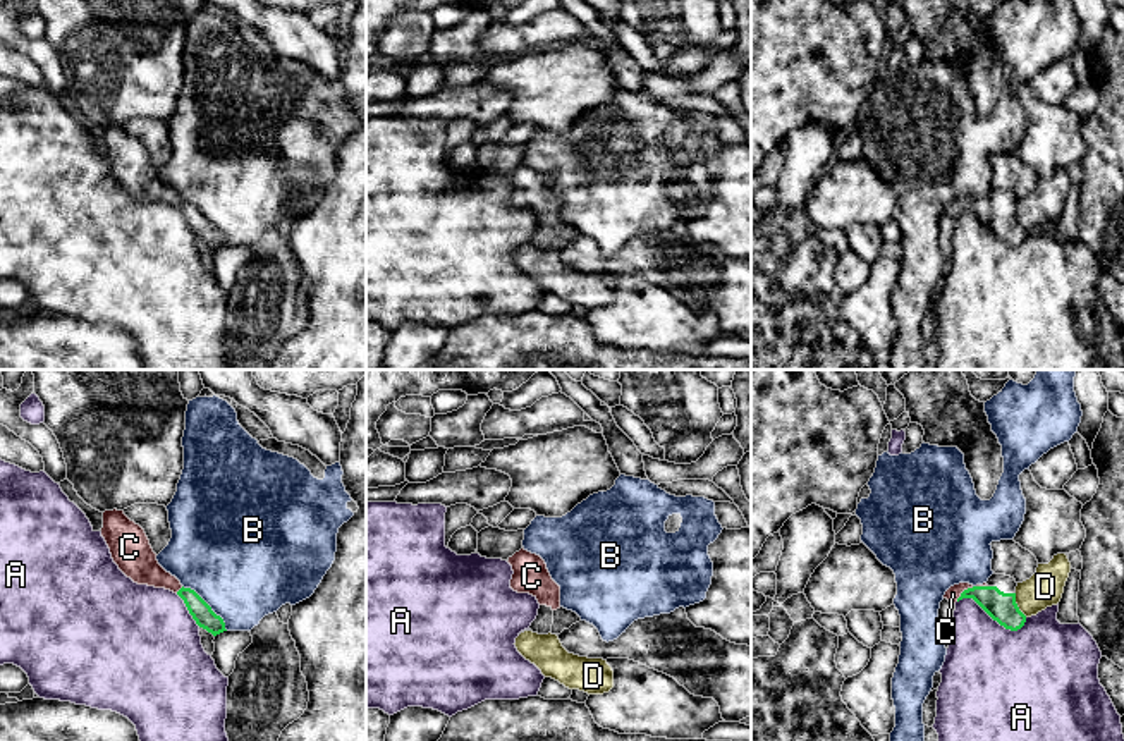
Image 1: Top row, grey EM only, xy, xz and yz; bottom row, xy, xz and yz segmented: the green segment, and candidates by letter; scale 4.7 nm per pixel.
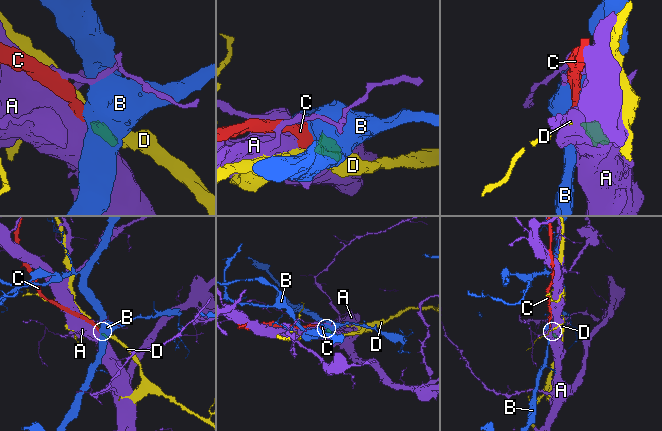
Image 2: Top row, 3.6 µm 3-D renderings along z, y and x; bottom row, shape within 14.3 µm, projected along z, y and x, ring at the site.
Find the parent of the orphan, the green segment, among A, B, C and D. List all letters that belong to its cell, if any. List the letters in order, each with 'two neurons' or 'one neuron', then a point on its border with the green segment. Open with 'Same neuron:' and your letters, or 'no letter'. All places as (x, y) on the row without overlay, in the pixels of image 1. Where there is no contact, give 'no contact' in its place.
Same neuron: C
A: two neurons | yz (992, 232)
B: two neurons | xy (208, 220)
C: one neuron | yz (963, 207)
D: two neurons | yz (1016, 220)

